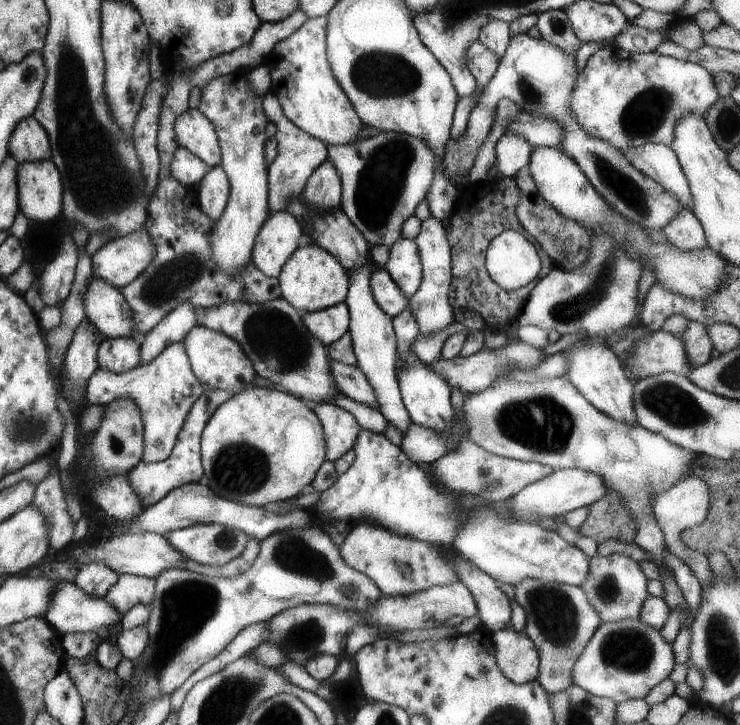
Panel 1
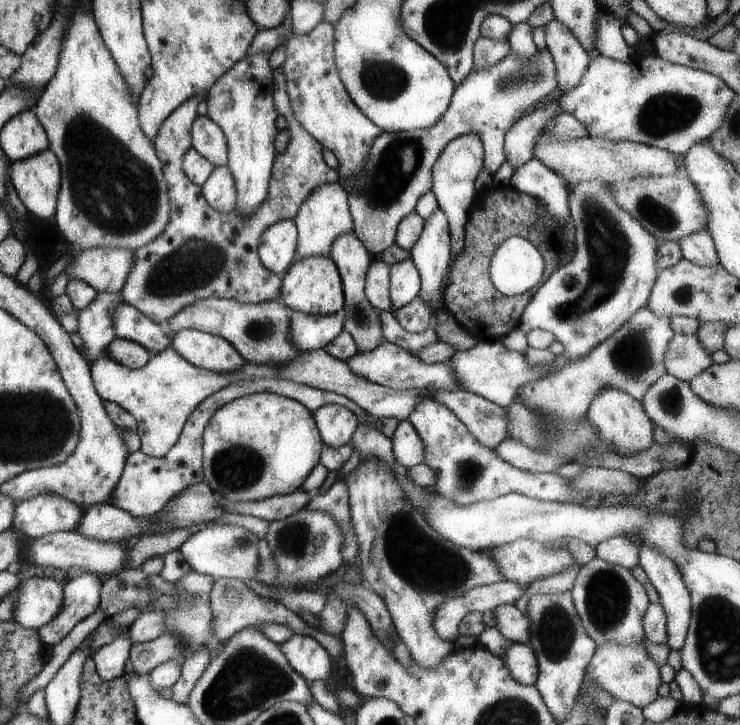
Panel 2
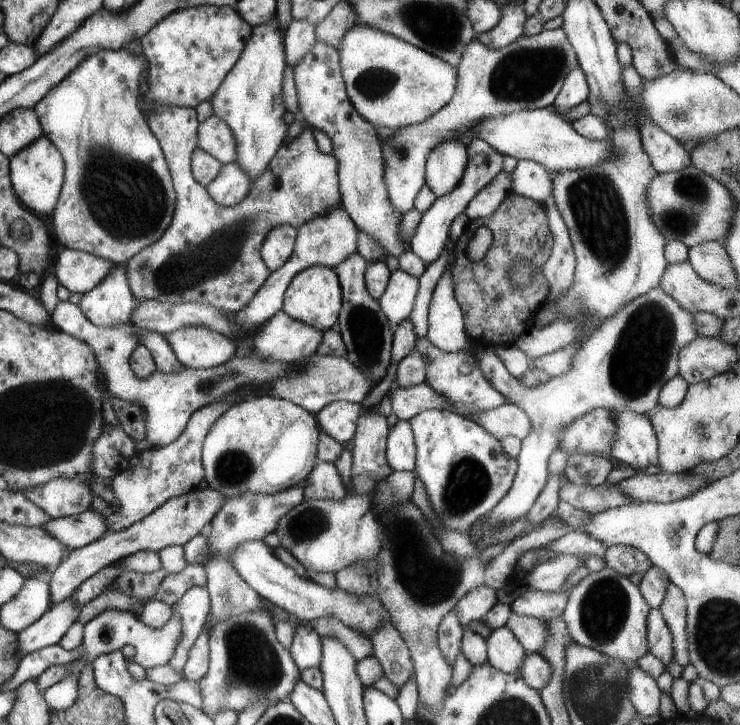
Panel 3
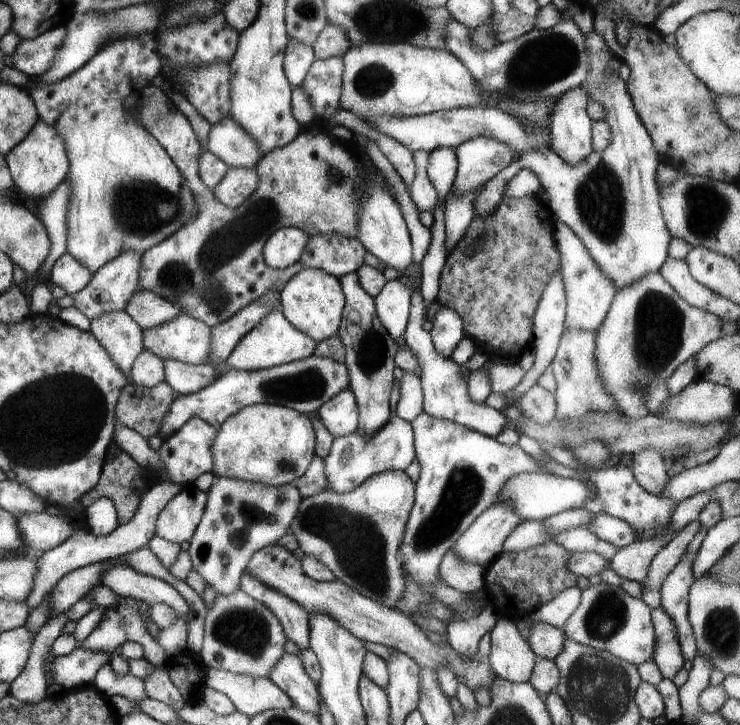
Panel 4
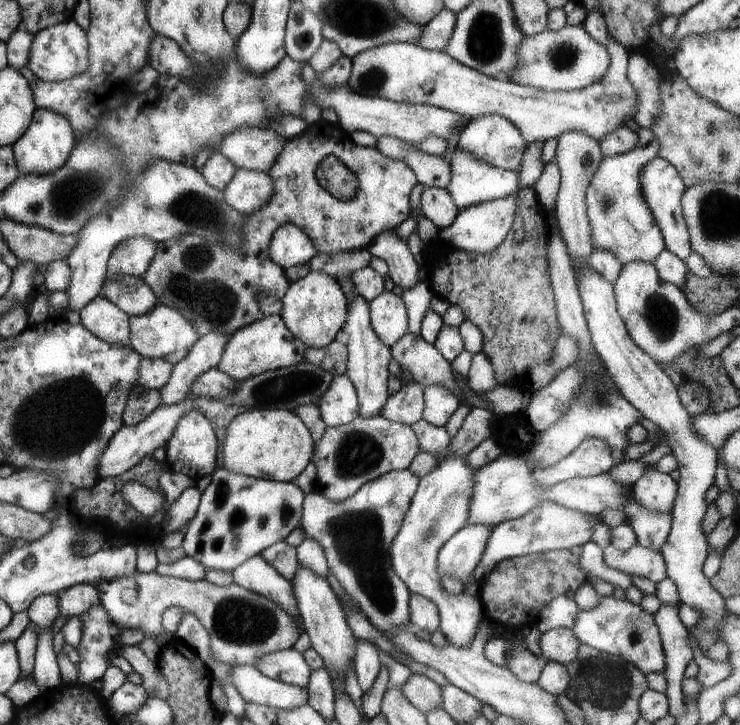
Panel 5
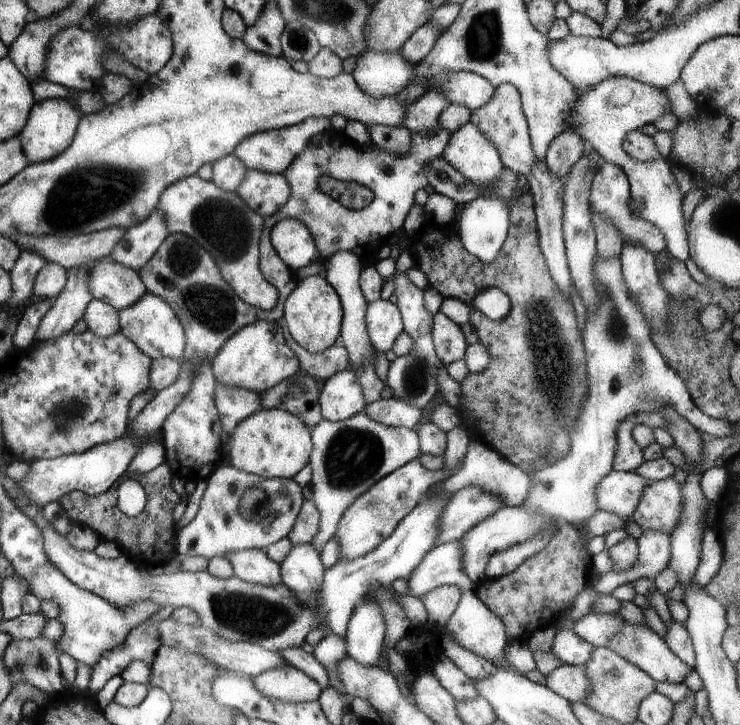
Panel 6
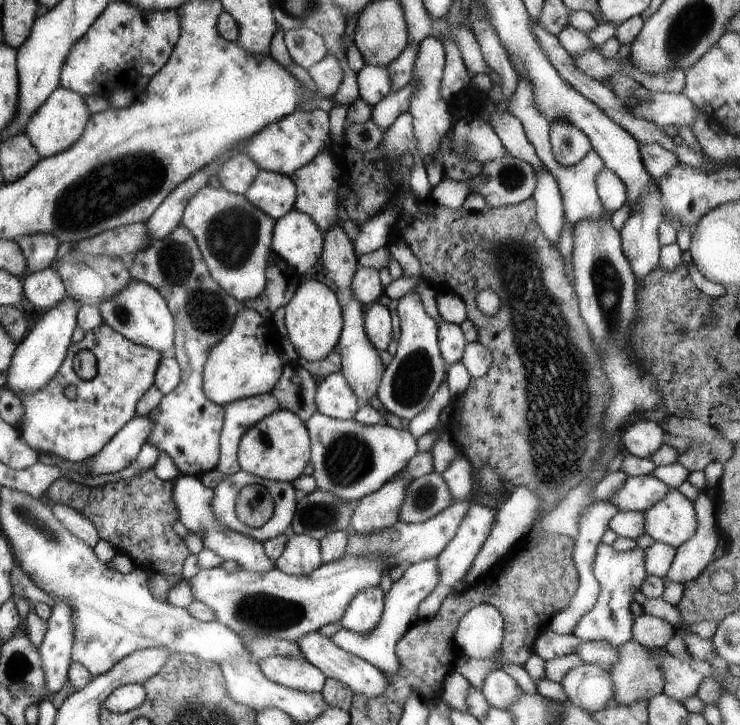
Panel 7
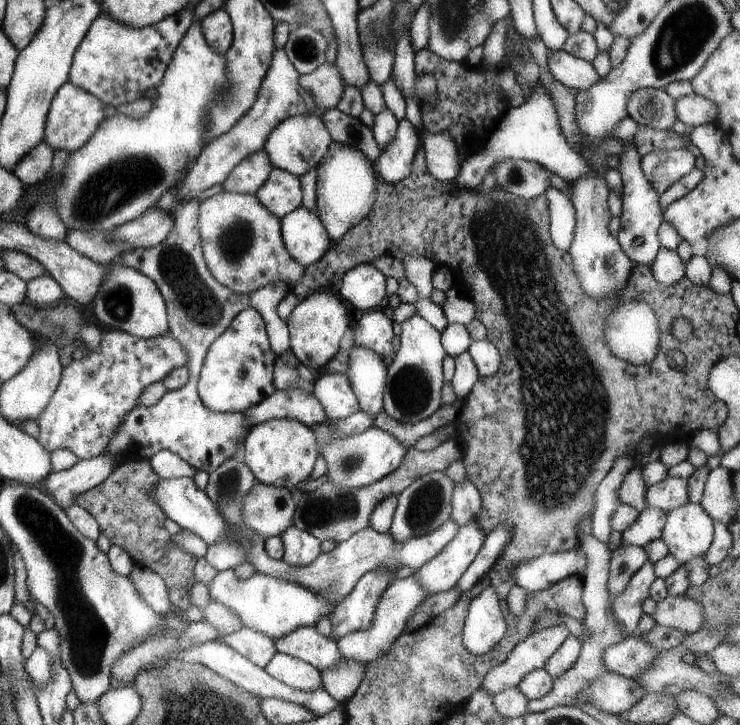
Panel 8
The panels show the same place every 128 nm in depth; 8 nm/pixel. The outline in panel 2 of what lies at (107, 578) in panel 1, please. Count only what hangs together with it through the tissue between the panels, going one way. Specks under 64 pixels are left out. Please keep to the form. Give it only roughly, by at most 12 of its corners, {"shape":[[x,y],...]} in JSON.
{"shape":[[101,580],[63,582],[61,610],[36,628],[52,647],[99,606]]}

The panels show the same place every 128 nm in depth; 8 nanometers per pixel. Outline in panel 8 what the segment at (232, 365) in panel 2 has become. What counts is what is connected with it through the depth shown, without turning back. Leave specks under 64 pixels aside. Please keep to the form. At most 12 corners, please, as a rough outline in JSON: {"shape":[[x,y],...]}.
{"shape":[[108,261],[93,316],[141,340],[168,332],[155,283]]}

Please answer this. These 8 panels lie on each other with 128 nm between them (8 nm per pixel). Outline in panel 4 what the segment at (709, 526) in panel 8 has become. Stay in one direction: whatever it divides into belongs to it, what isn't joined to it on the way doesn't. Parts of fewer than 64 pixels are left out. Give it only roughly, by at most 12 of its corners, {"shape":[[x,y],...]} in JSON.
{"shape":[[643,448],[632,452],[635,482],[659,497],[669,480],[661,454]]}

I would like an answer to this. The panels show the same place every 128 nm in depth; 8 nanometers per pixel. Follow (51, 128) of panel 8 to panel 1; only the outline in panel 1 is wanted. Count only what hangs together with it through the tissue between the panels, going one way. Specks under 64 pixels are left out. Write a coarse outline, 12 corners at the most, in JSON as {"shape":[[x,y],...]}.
{"shape":[[50,158],[15,168],[18,212],[61,214],[63,187]]}

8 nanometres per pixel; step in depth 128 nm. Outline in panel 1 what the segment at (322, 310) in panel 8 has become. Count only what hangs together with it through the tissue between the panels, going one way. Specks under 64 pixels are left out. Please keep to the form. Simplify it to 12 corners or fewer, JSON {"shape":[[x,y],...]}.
{"shape":[[313,242],[300,244],[276,278],[300,312],[343,302],[347,272]]}

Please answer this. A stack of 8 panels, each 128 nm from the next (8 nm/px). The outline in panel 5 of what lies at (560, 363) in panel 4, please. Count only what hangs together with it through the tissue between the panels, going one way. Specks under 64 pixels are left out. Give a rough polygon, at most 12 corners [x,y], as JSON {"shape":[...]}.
{"shape":[[556,220],[545,248],[557,328],[577,342],[583,382],[531,445],[532,469],[584,438],[609,444],[612,465],[640,412],[605,384]]}

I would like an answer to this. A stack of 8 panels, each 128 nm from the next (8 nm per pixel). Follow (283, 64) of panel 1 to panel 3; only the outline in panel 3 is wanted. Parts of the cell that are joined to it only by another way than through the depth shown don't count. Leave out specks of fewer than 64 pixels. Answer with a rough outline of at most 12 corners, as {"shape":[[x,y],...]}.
{"shape":[[338,50],[293,66],[298,108],[329,136],[343,210],[399,258],[379,138],[347,98]]}

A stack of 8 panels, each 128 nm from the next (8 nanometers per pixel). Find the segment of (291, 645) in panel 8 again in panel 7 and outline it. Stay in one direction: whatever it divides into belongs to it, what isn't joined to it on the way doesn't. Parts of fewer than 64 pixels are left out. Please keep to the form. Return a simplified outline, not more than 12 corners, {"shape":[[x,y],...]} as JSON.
{"shape":[[318,631],[295,640],[304,660],[361,696],[387,678]]}

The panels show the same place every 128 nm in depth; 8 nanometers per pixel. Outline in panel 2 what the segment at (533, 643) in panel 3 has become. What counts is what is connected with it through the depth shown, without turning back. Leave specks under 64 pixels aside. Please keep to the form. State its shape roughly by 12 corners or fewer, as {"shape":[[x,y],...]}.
{"shape":[[514,605],[491,610],[493,624],[509,642],[529,642],[529,620]]}

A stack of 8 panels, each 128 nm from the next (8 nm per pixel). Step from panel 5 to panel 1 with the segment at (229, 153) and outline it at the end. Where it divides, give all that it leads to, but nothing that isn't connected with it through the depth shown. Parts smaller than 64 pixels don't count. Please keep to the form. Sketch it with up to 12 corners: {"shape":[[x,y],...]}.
{"shape":[[189,108],[175,118],[179,147],[208,168],[221,154],[211,122]]}

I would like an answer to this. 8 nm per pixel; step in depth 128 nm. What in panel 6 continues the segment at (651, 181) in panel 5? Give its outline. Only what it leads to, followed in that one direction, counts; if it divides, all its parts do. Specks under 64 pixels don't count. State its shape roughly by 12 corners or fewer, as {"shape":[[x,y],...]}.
{"shape":[[609,76],[571,104],[575,132],[623,169],[631,216],[689,257],[667,158],[629,158],[621,139],[672,106],[664,90]]}

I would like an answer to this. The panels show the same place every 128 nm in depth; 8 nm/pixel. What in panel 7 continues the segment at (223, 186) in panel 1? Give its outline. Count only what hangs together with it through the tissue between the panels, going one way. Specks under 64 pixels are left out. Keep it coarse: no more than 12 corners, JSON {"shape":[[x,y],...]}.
{"shape":[[259,169],[243,195],[277,220],[292,210],[290,176]]}

